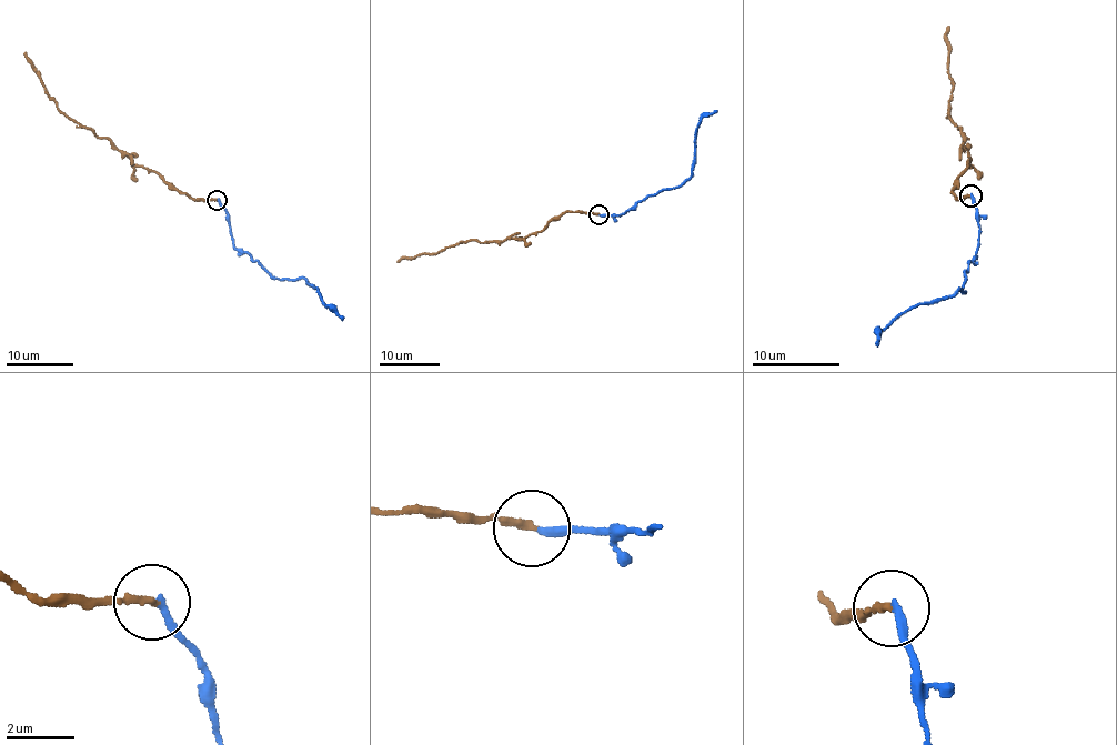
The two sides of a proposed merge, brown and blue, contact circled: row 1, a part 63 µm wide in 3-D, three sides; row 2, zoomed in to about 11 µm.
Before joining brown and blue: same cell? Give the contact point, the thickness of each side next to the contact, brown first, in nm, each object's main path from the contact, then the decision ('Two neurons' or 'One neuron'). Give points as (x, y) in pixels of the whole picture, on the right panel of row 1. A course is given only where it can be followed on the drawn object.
Place: (970, 195). Thickness 220 nm (brown) against 240 nm. Course of brown: (970, 197), (955, 199), (951, 193), (969, 159), (959, 129), (948, 118), (953, 81), (948, 27). Course of blue: (972, 197), (978, 212), (976, 253), (964, 272), (965, 291), (916, 303), (895, 315), (882, 329), (877, 346). One neuron

